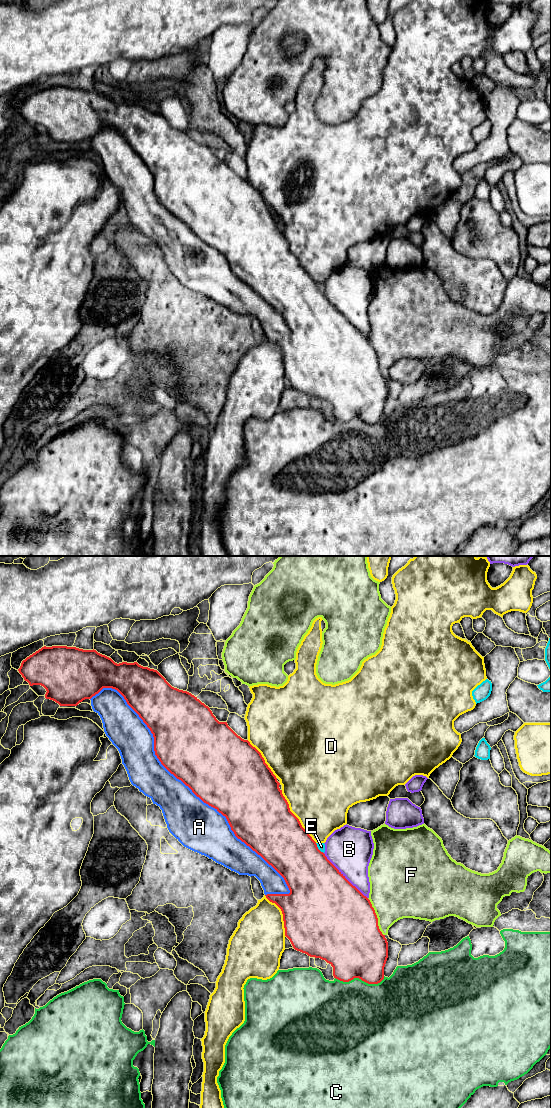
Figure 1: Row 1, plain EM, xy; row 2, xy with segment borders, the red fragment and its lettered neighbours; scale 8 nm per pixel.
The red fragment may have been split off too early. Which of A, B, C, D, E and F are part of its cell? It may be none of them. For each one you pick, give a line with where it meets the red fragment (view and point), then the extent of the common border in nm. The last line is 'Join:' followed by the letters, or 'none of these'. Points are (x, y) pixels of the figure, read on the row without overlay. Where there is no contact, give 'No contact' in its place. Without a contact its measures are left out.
A: Touches red at xy (184, 223). Shared border 2250 nm
Join: A

